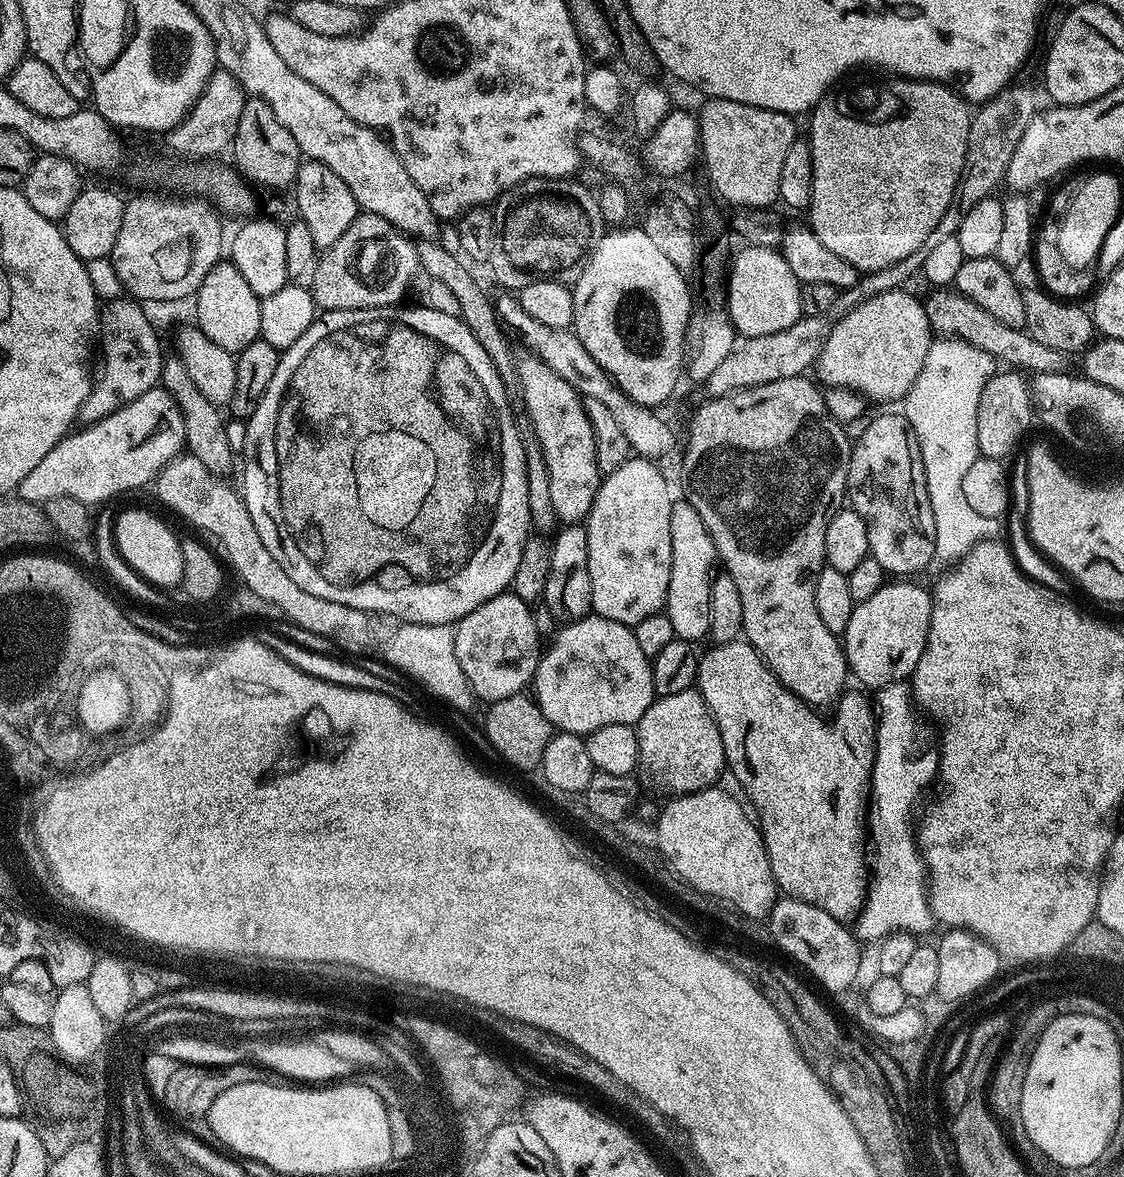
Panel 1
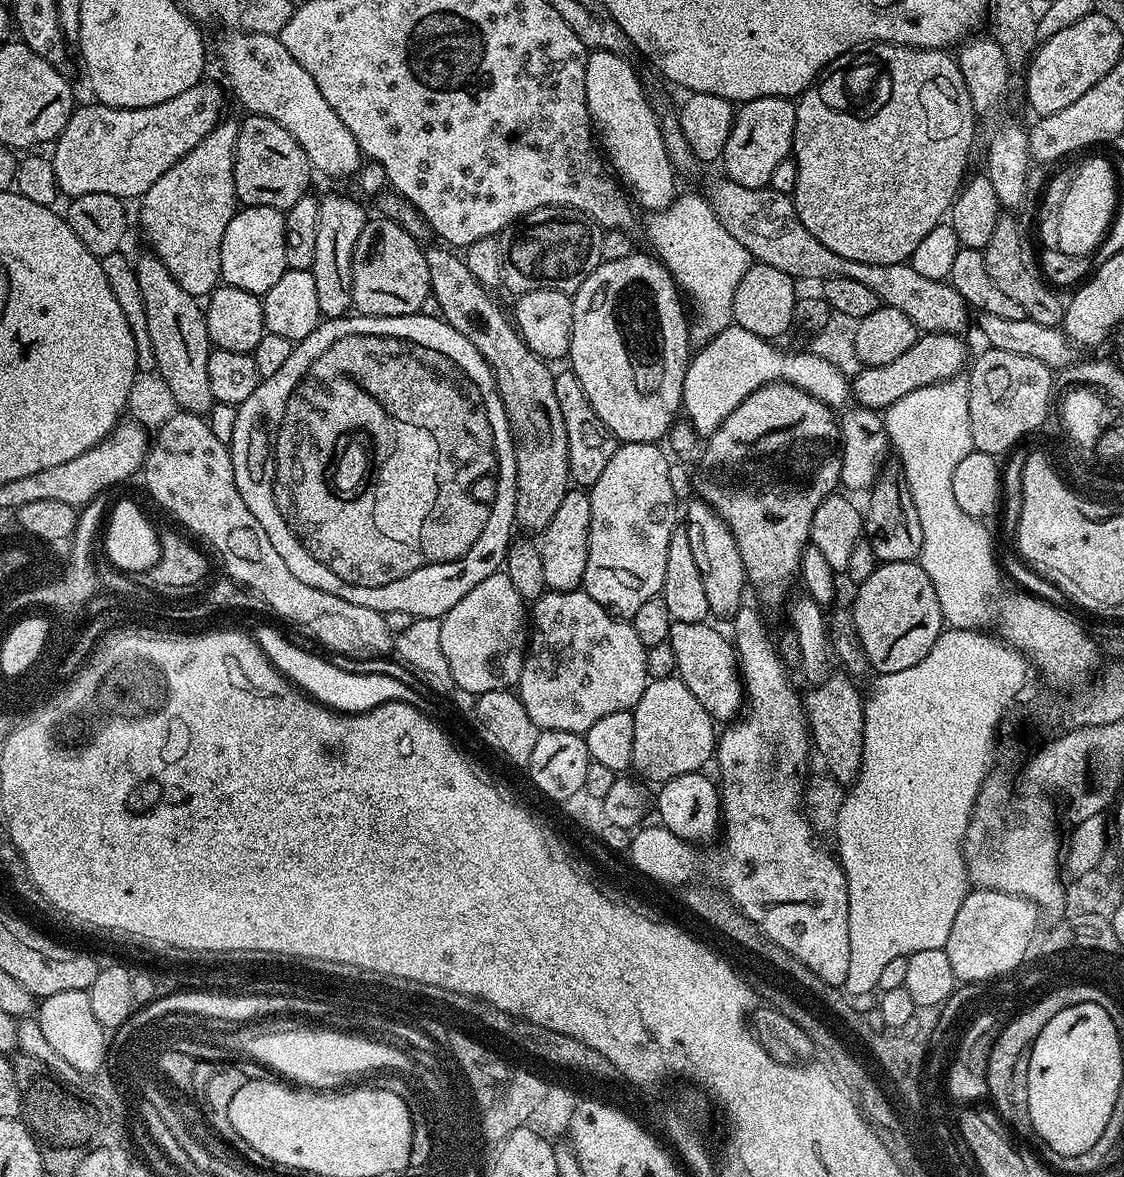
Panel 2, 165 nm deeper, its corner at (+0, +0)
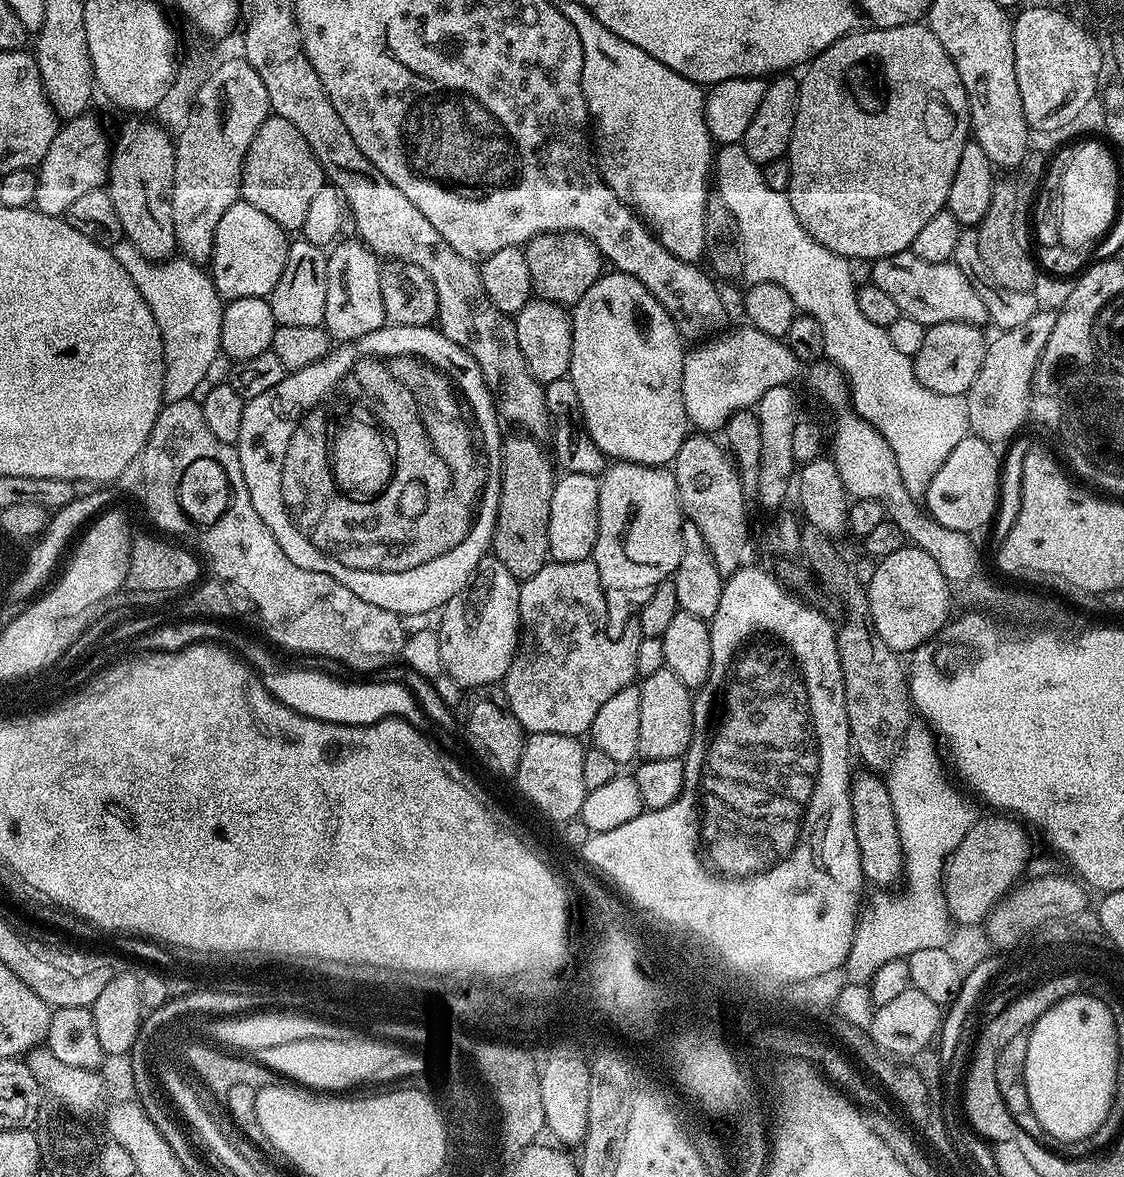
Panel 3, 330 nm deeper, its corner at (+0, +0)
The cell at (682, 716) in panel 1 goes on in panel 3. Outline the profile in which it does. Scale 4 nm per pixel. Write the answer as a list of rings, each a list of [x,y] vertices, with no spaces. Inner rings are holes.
[[[669,668],[658,670],[658,674],[643,677],[638,684],[642,694],[642,710],[638,726],[637,757],[644,760],[683,757],[692,741],[693,693]]]

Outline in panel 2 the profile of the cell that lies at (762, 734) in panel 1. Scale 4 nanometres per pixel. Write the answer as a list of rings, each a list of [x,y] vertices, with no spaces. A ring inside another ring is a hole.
[[[675,622],[672,625],[672,635],[670,643],[674,650],[674,658],[676,659],[675,675],[680,677],[680,681],[687,686],[690,694],[694,694],[694,698],[698,698],[698,702],[702,702],[702,706],[706,706],[706,710],[712,715],[713,721],[728,722],[739,713],[744,703],[744,682],[740,679],[740,665],[736,658],[736,649],[733,641],[728,640],[716,628],[711,628],[711,623],[701,622]]]

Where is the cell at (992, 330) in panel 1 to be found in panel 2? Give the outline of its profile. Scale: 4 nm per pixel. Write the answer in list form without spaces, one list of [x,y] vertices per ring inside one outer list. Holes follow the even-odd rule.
[[[721,178],[709,186],[706,199],[728,234],[736,238],[751,257],[761,264],[774,266],[795,280],[806,278],[821,281],[834,276],[854,278],[854,282],[862,282],[862,286],[874,290],[883,307],[902,310],[902,314],[906,314],[906,318],[910,318],[910,322],[924,334],[945,332],[948,336],[955,336],[964,334],[968,328],[970,309],[962,294],[958,294],[951,284],[918,274],[918,270],[914,270],[908,262],[867,264],[834,254],[802,224],[791,196],[770,186],[750,188]]]

